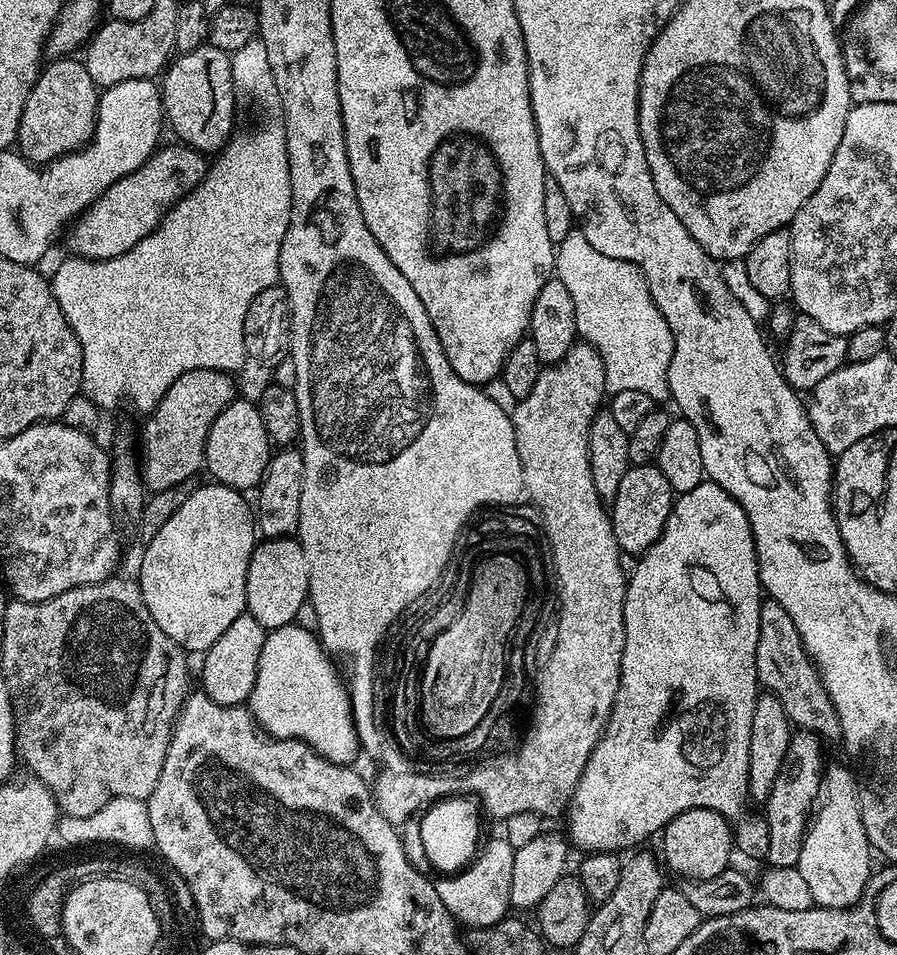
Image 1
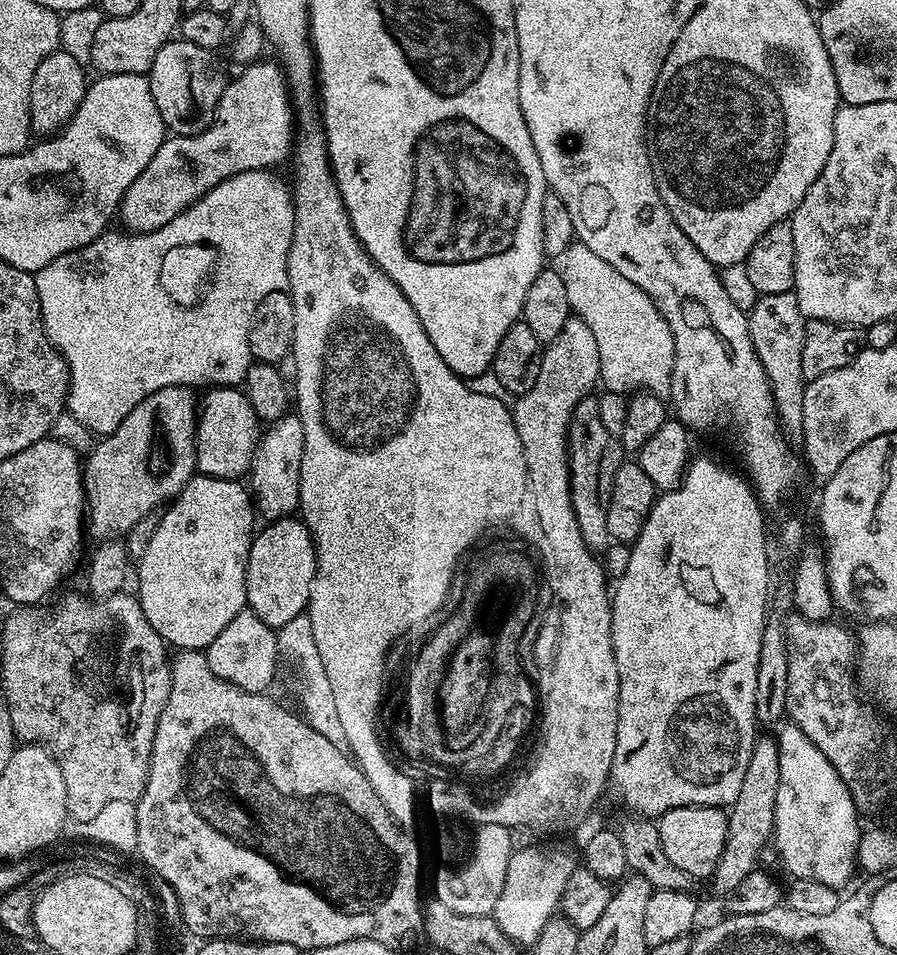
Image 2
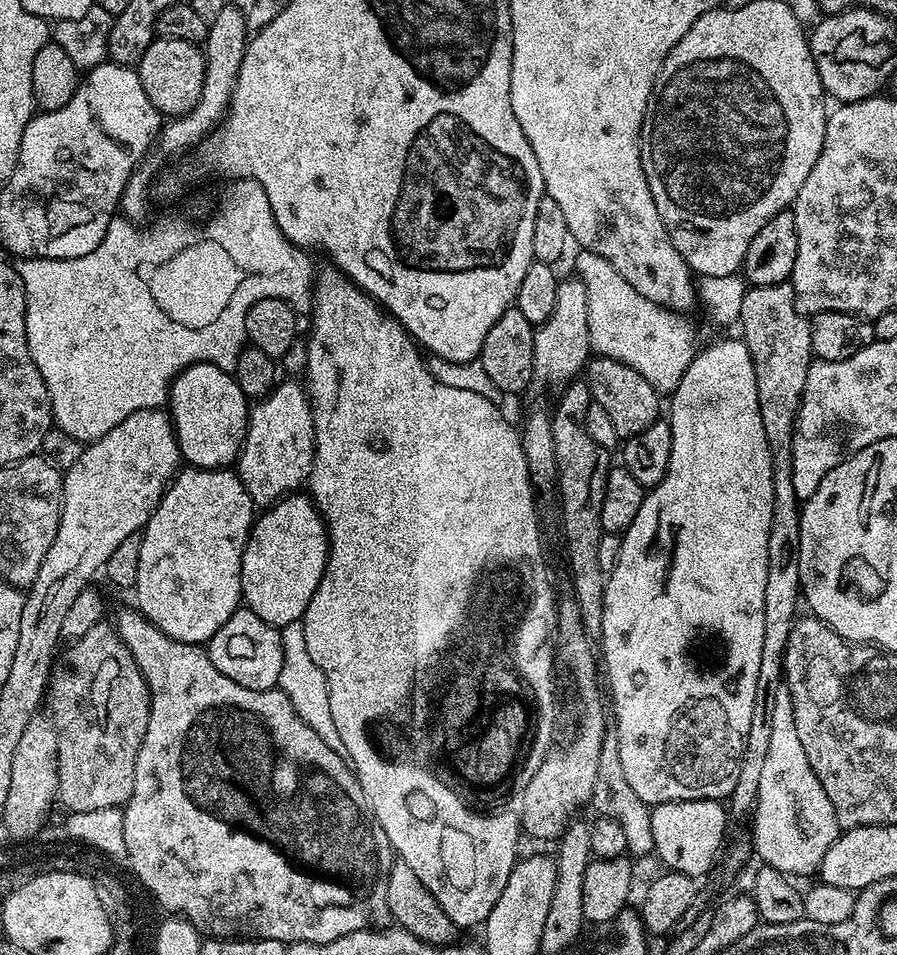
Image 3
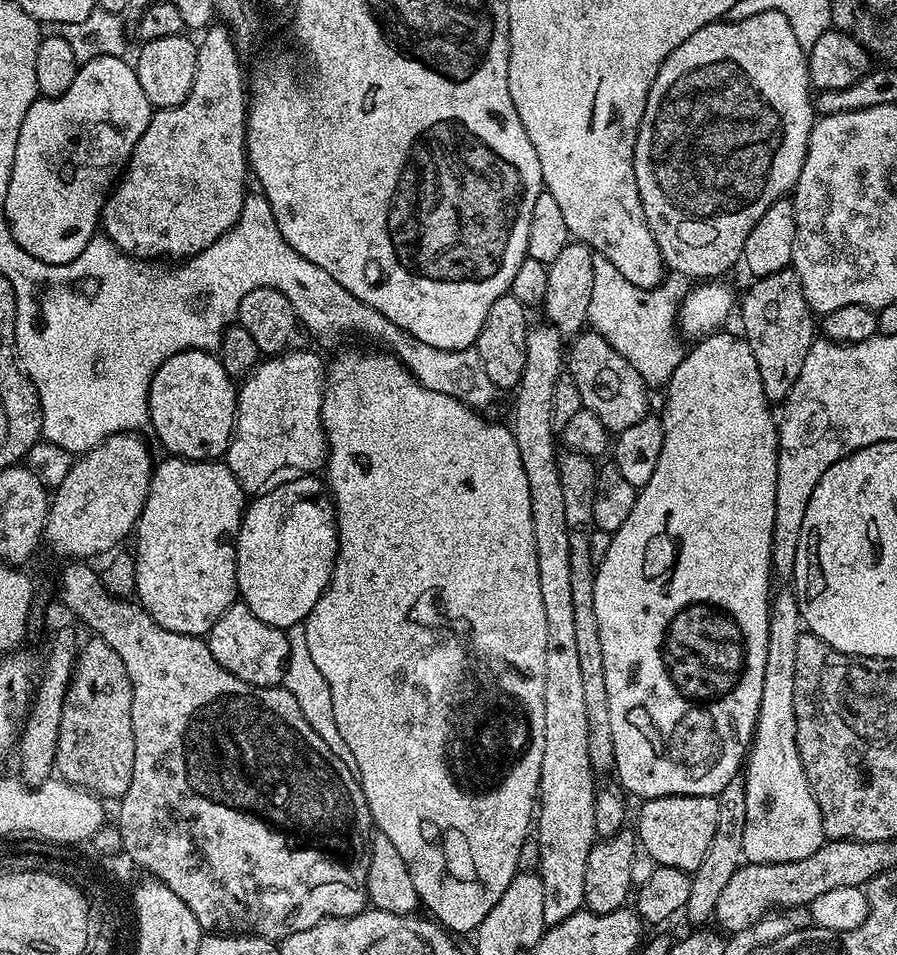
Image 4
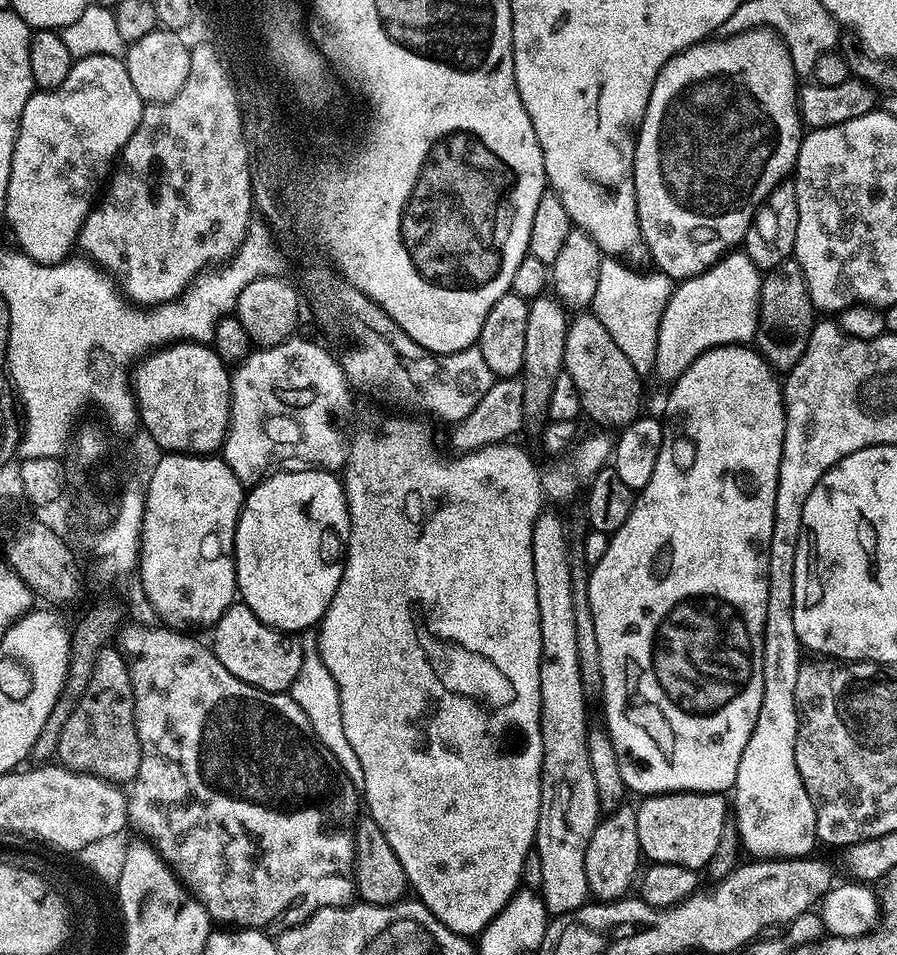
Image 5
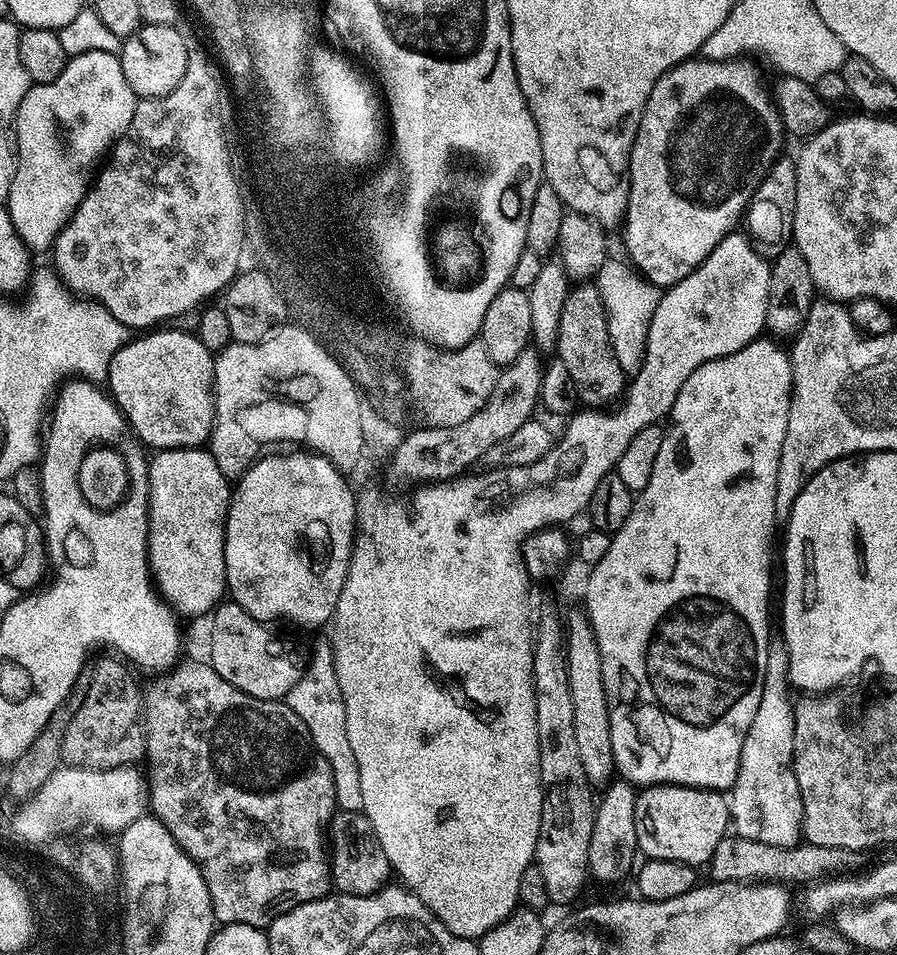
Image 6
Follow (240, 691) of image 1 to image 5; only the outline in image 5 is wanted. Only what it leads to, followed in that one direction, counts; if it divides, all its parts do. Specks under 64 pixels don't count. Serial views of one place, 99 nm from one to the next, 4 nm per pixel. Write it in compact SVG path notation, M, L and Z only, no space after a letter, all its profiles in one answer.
M243 602L231 604L222 618L211 625L210 632L210 647L218 662L222 662L234 678L242 678L242 682L258 690L288 692L294 678L298 678L298 670L302 670L304 652L300 649L300 640L262 623L254 610L247 608Z

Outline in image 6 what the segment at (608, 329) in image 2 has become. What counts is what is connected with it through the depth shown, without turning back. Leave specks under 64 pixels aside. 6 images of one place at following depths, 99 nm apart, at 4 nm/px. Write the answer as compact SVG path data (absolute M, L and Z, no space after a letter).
M609 258L600 273L594 277L594 283L598 294L602 294L602 306L608 315L608 329L614 354L624 373L634 374L644 361L650 318L654 318L654 310L658 310L662 292L656 285L639 275L635 268L621 260Z

